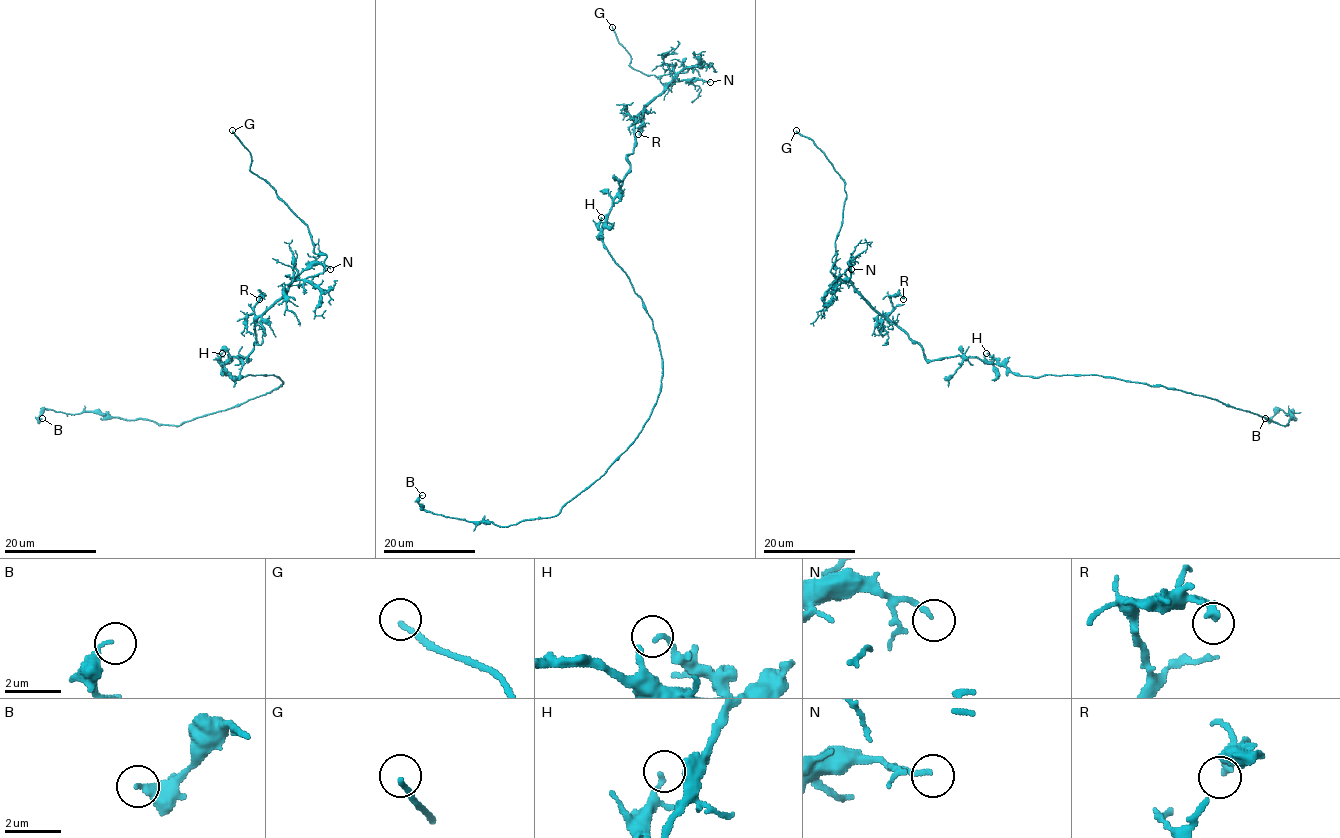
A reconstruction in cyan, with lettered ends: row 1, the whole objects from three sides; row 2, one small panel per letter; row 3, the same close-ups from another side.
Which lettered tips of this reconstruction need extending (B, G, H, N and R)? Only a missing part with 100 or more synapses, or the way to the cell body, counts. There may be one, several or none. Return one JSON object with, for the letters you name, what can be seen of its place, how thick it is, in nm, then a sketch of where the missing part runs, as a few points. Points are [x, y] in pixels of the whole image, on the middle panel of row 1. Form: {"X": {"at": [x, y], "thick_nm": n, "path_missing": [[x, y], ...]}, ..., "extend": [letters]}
{"G": {"at": [612, 27], "thick_nm": 170}, "extend": ["G"]}

